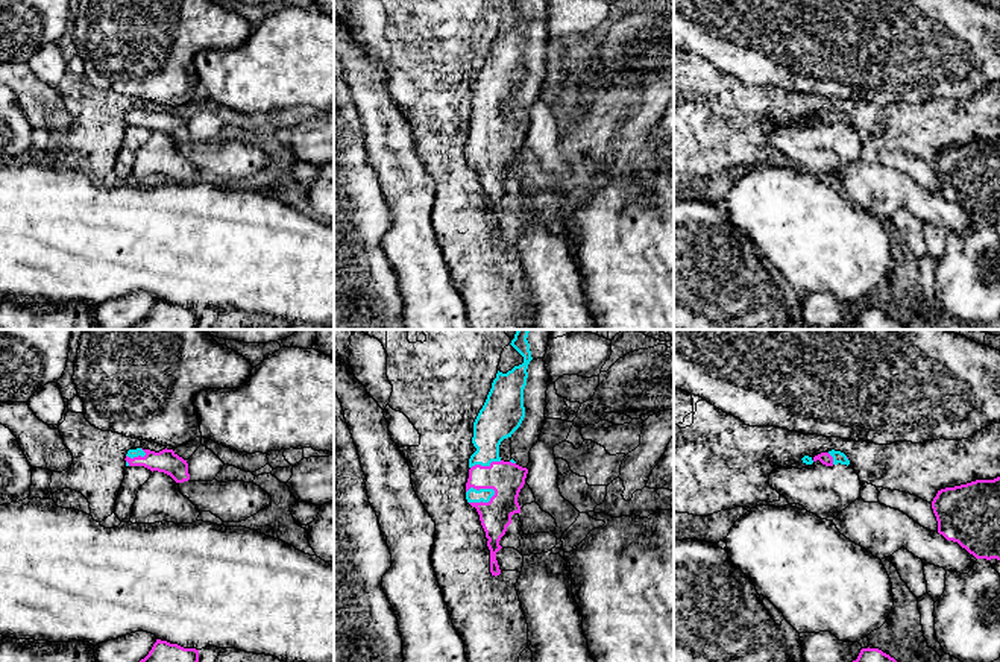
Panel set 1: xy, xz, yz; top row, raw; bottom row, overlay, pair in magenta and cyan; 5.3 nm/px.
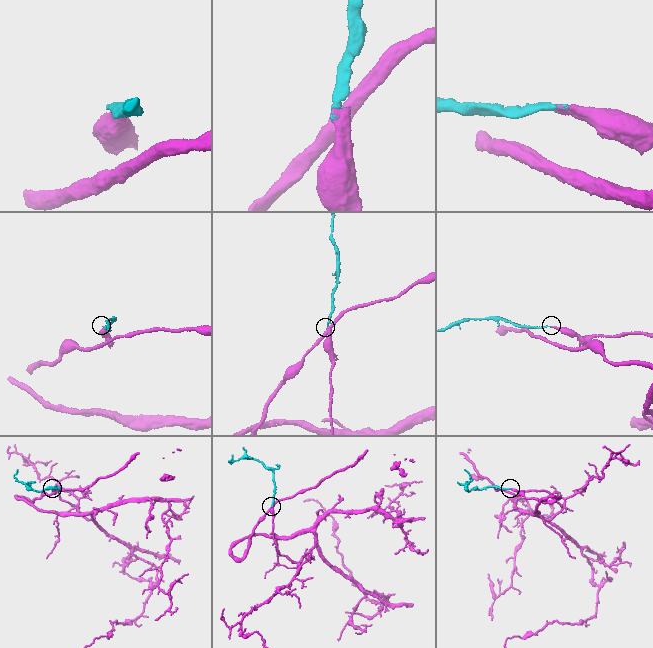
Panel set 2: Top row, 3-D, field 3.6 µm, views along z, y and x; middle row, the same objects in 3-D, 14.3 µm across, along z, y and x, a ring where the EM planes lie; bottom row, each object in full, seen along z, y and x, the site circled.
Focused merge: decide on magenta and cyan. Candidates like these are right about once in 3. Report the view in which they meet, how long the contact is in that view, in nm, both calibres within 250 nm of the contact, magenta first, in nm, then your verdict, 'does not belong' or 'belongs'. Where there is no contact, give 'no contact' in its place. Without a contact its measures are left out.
meets magenta in xz; contact 160 nm long; 180 nm thick on the magenta side, 80 nm on the other; belongs

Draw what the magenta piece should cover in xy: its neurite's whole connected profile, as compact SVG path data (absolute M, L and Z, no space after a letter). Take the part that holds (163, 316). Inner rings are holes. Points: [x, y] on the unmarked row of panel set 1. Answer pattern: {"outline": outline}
{"outline": "M156 299L149 314L131 329L196 329L199 310Z"}

